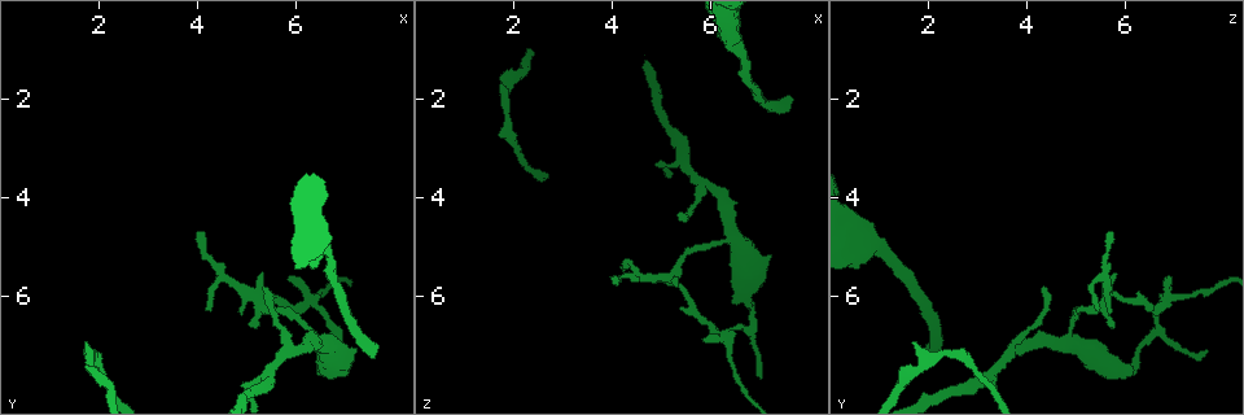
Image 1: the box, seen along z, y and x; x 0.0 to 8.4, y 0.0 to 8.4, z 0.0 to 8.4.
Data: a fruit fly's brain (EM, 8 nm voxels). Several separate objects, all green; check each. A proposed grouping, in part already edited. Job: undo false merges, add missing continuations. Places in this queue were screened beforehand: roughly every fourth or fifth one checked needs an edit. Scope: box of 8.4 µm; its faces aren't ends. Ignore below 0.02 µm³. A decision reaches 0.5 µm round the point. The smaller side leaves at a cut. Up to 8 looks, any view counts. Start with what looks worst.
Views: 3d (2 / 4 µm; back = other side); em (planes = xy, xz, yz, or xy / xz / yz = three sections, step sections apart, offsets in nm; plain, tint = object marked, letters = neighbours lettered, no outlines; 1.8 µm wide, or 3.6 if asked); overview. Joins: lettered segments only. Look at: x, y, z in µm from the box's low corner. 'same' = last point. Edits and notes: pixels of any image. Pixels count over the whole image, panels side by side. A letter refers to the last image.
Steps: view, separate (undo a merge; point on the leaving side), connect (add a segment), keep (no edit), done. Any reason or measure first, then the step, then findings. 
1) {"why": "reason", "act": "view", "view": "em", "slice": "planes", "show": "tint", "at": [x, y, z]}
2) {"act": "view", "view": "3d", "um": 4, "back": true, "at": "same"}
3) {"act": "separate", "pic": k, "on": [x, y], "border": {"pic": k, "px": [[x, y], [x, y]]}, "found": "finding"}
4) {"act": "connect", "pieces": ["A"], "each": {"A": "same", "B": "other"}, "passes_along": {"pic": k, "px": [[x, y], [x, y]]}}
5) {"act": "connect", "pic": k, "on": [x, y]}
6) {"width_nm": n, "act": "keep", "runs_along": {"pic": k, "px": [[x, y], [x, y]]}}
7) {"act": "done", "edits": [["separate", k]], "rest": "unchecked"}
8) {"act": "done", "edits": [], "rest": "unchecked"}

{"why": "long arm stops here", "act": "view", "view": "3d", "um": 2, "at": [7.55, 7.25, 1.90]}

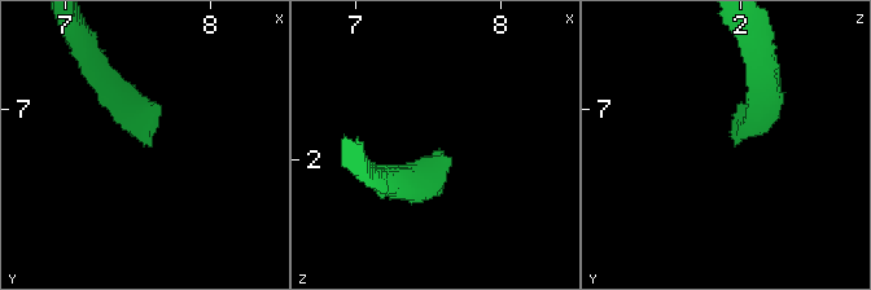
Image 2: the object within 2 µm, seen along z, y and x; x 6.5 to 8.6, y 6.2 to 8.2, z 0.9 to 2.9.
{"act": "view", "view": "em", "slice": "planes", "show": "letters", "at": [7.56, 7.22, 1.96]}

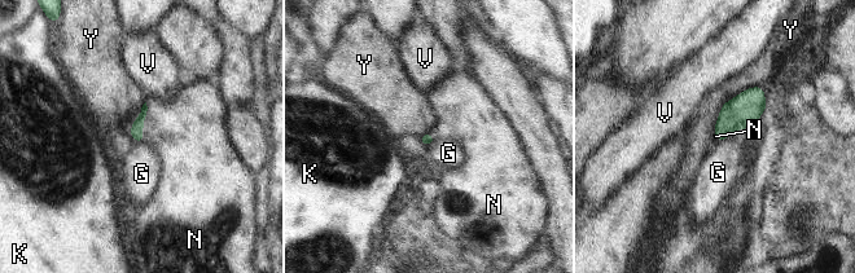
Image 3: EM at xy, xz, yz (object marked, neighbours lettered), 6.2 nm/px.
{"act": "connect", "pieces": ["N"], "each": {"G": "other", "K": "other", "N": "same", "V": "other", "Y": "other"}, "passes_along": {"pic": 3, "px": [[136, 130], [143, 122], [182, 131]]}, "found": "it goes on there"}

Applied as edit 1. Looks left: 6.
{"why": "free end", "act": "view", "view": "em", "slice": "planes", "show": "letters", "at": [1.80, 6.90, 1.70]}

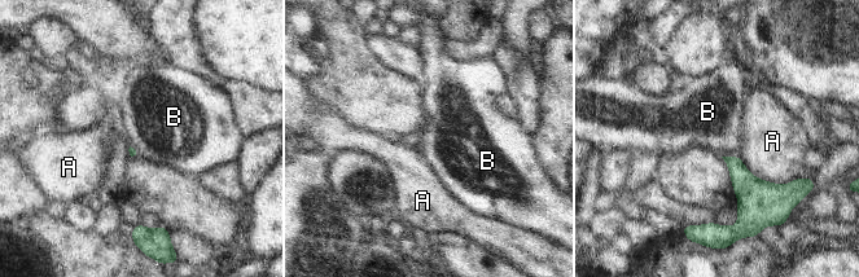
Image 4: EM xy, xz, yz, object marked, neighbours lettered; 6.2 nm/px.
{"act": "keep", "each": {"A": "other", "B": "other"}, "border": {"pic": 4, "px": [[722, 155], [737, 157]]}, "found": "no lettered segment goes on from it"}

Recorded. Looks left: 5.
{"why": "abrupt turn", "act": "view", "view": "em", "slice": "xy", "step": 4, "show": "letters", "at": [6.35, 6.15, 6.70]}

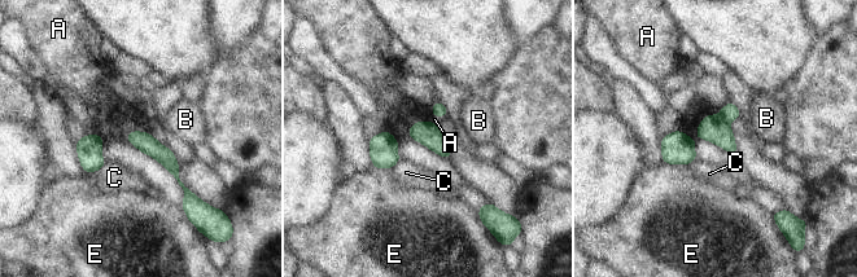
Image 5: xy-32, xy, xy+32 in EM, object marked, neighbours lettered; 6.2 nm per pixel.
{"why": "cut it another way", "act": "view", "view": "em", "slice": "planes", "show": "letters", "at": "same"}

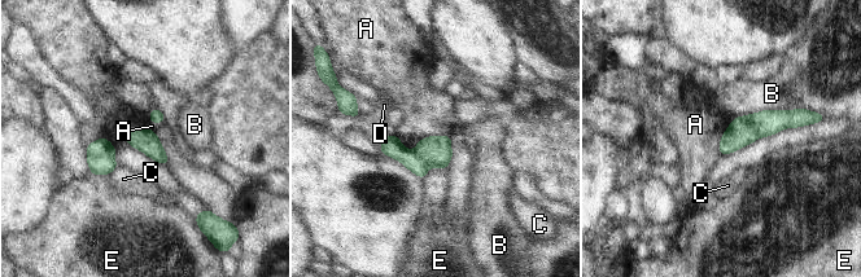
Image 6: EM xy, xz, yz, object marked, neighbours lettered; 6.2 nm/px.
{"act": "separate", "pic": 6, "on": [766, 122], "each": {"A": "other", "B": "other", "C": "other", "D": "other", "E": "other"}, "border": {"pic": 6, "px": [[743, 117], [756, 130], [759, 136]]}, "found": "a second neuron is stuck on"}

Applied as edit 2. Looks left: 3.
{"act": "done", "edits": [["connect", 3], ["separate", 6]], "rest": "unchecked"}

